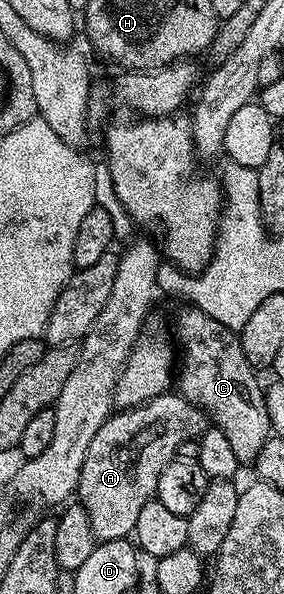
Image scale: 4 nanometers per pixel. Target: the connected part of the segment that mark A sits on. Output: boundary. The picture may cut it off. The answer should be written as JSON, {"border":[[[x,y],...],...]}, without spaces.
{"border":[[[164,394],[108,416],[89,444],[77,491],[96,541],[125,540],[134,533],[141,506],[155,496],[161,470],[176,459],[182,443],[203,435],[203,419],[203,409],[178,394]]]}

